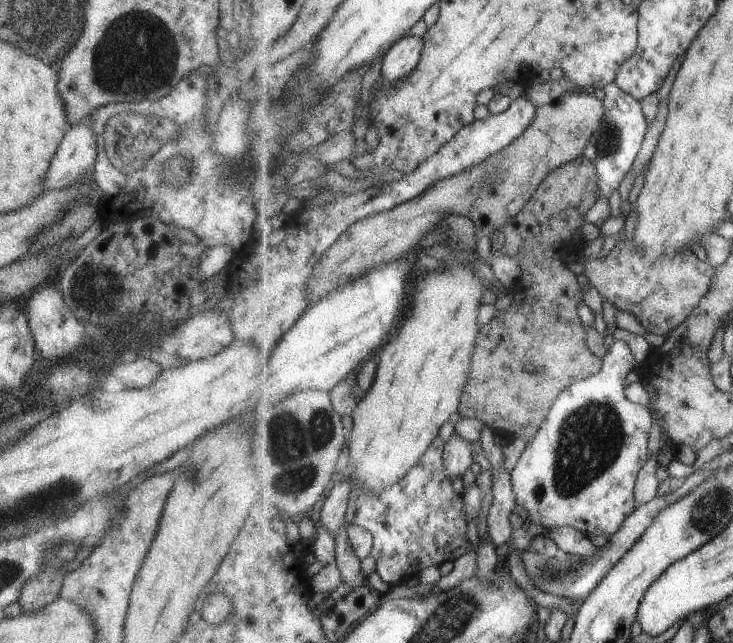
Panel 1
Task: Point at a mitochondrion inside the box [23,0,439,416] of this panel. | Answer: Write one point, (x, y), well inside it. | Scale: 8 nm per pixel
(136, 53)

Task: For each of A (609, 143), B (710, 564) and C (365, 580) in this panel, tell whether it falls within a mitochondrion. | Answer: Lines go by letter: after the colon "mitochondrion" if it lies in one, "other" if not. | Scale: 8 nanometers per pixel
A: mitochondrion
B: other
C: other

